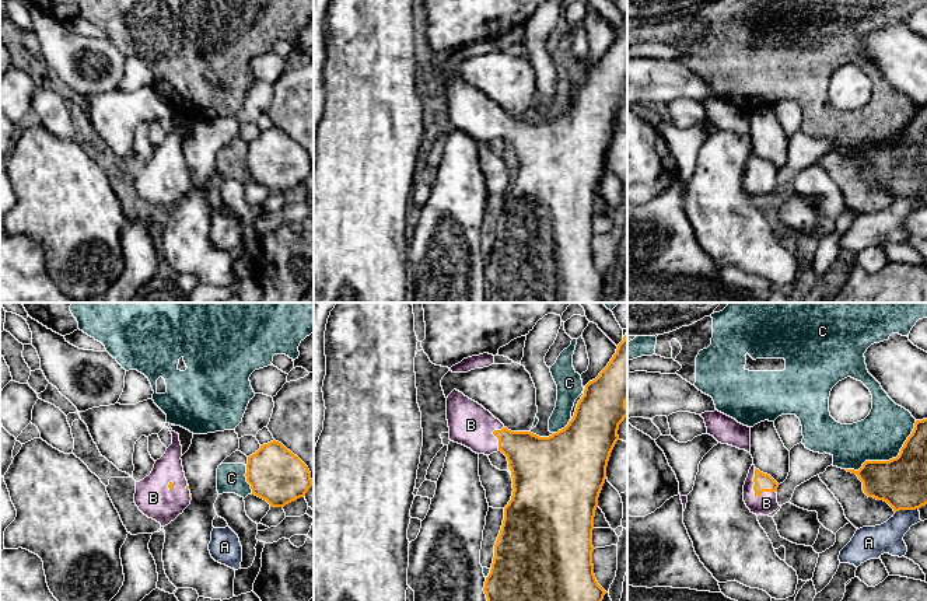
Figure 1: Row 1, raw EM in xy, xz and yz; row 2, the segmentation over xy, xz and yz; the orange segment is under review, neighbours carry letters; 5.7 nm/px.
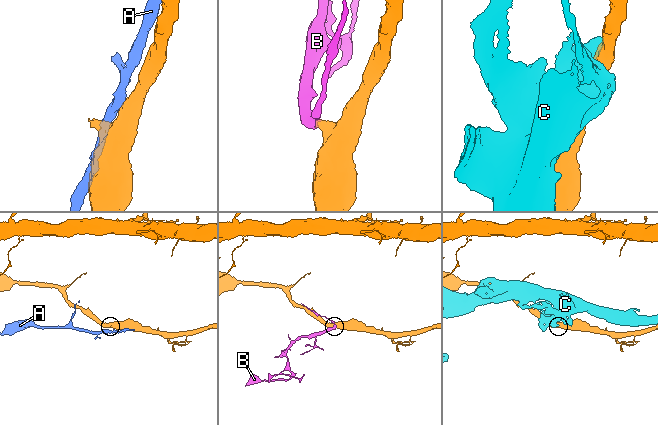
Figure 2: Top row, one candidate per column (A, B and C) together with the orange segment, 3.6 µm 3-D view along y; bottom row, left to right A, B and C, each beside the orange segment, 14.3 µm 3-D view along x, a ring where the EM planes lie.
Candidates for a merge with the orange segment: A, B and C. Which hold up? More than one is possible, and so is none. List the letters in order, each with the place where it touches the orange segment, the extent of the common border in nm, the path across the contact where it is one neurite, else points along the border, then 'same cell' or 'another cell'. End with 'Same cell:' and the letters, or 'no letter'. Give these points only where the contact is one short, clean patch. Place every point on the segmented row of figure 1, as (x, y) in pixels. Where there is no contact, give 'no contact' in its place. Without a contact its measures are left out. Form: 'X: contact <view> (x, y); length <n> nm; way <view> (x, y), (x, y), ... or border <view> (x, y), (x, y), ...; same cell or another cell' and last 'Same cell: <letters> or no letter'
A: contact yz (906, 509); length 140 nm; border yz (917, 507), (895, 513); another cell
B: contact yz (754, 489); length 190 nm; way yz (763, 482), (754, 489), (766, 503); same cell
C: contact yz (889, 460); length 500 nm; another cell
Same cell: B

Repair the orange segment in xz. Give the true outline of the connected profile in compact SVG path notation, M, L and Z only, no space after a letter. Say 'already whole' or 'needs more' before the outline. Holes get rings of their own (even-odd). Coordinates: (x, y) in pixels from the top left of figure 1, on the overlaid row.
needs more; M627 332L599 375L585 385L569 424L549 437L511 431L489 410L454 389L447 398L449 440L476 454L501 451L513 478L513 496L494 545L494 558L483 591L487 601L602 601L606 591L598 584L592 565L592 530L598 497L606 479L611 453L619 440L619 424L627 416Z

